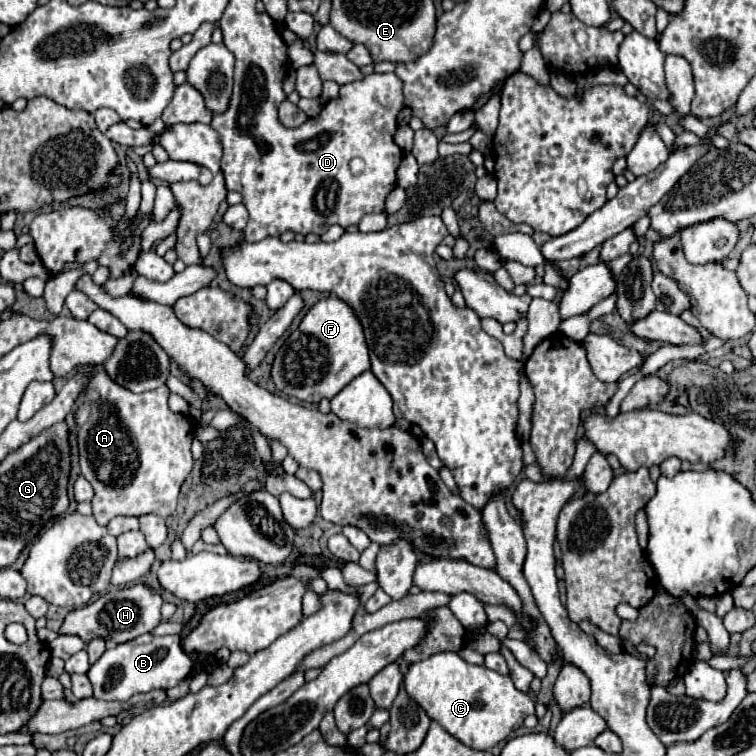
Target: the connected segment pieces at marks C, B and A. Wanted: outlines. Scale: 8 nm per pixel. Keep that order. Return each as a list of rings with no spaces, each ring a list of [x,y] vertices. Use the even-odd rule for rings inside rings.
[[[439,652],[411,664],[405,674],[405,690],[431,720],[439,722],[443,730],[473,750],[491,750],[535,712],[535,702],[527,692],[517,690],[509,676],[501,676],[485,666],[467,664],[457,652]]]
[[[143,634],[131,642],[117,644],[89,668],[89,680],[95,690],[95,698],[103,700],[129,700],[133,694],[149,692],[153,688],[177,686],[193,668],[193,660],[181,646],[181,636],[155,636]]]
[[[101,366],[93,368],[91,384],[83,394],[85,404],[75,420],[81,472],[95,490],[91,504],[99,526],[107,526],[115,516],[157,514],[167,518],[175,512],[179,488],[193,468],[193,422],[171,412],[167,396],[167,386],[133,394],[115,384]]]

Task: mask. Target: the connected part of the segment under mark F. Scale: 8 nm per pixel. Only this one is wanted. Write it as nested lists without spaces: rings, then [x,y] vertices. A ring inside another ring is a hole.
[[[329,296],[319,300],[305,314],[299,328],[279,348],[271,378],[283,394],[317,404],[321,398],[333,398],[365,370],[369,370],[369,348],[363,326],[347,302]]]

